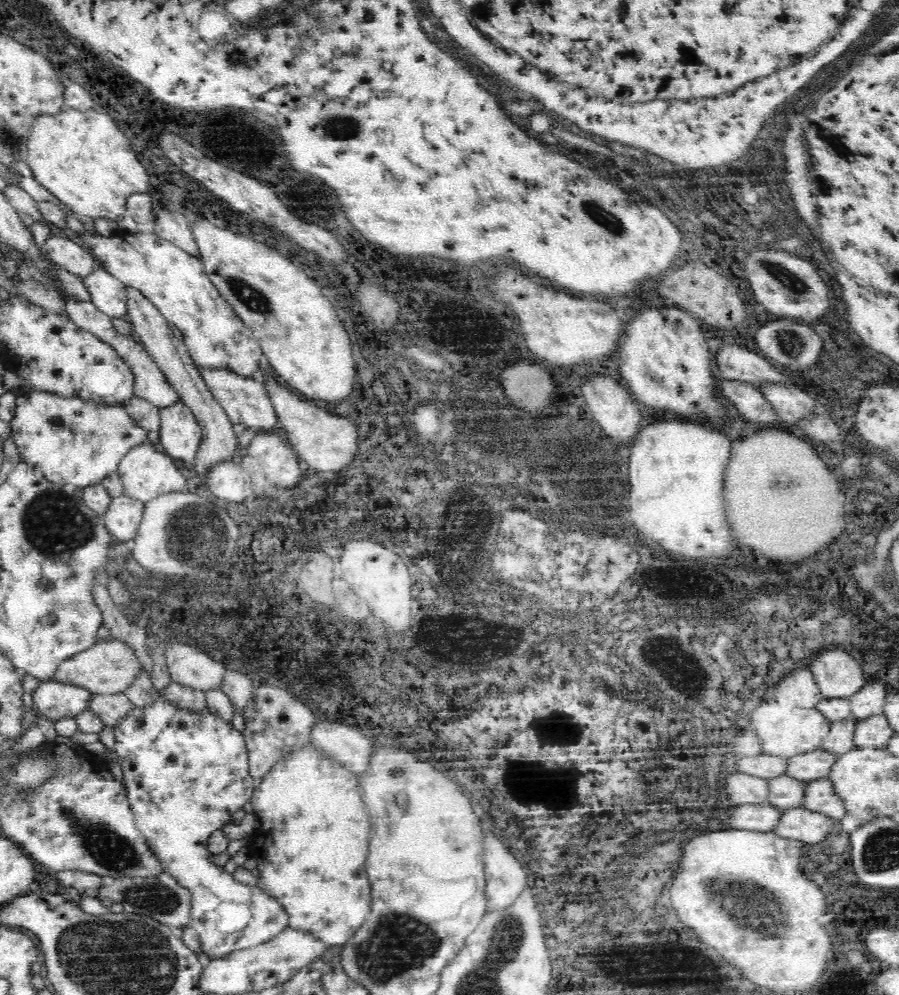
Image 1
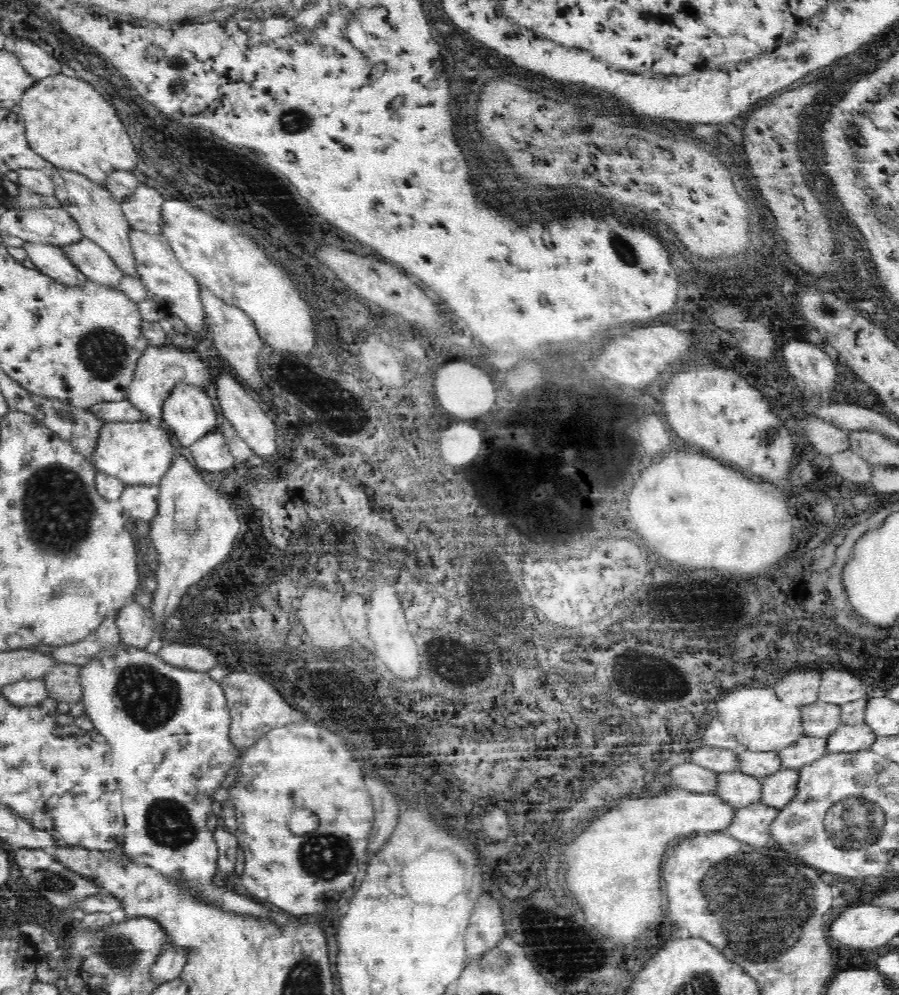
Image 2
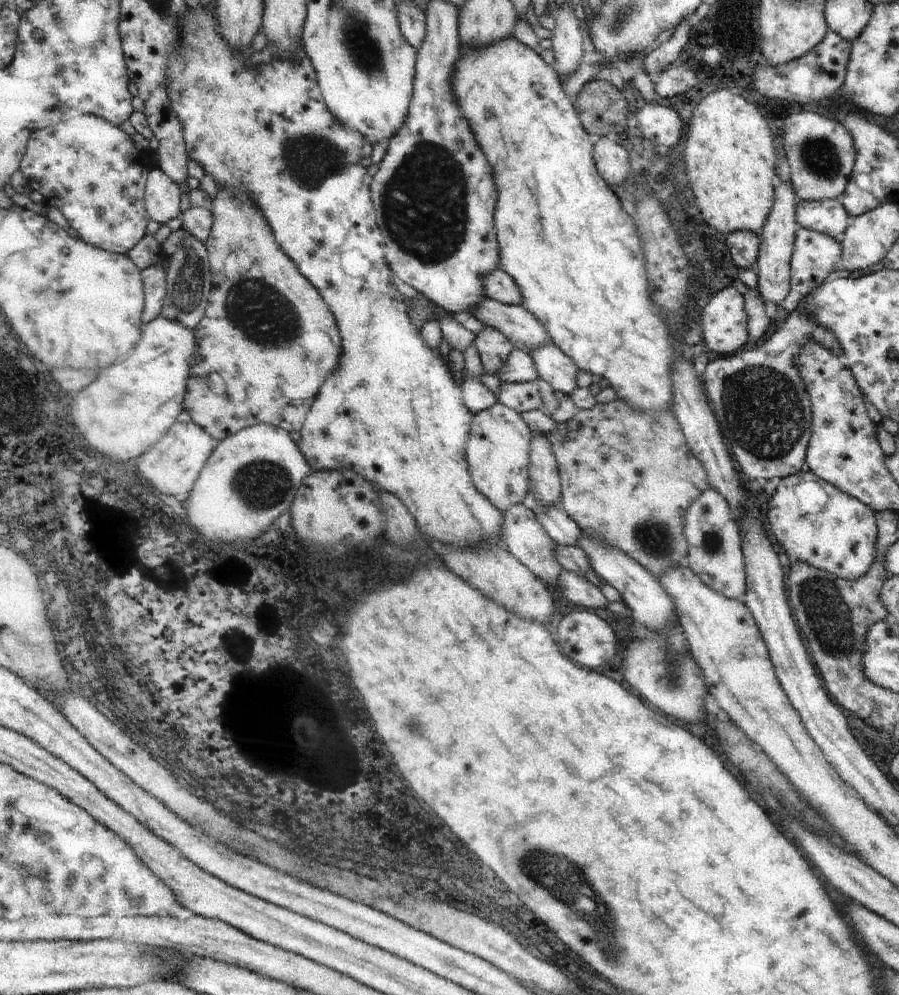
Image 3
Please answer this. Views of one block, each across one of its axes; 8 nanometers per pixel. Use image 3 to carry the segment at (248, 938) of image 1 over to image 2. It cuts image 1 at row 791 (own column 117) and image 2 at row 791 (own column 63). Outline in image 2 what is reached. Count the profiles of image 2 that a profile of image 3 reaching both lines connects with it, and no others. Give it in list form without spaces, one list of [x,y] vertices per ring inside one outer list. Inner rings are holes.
[[[122,640],[116,646],[104,646],[84,666],[80,666],[82,702],[94,728],[106,738],[112,756],[112,774],[120,784],[122,808],[126,814],[124,852],[158,872],[198,882],[212,882],[218,874],[218,844],[208,830],[214,794],[222,788],[228,772],[242,756],[228,738],[230,712],[226,696],[218,682],[206,672],[176,668],[160,656],[132,648]]]

